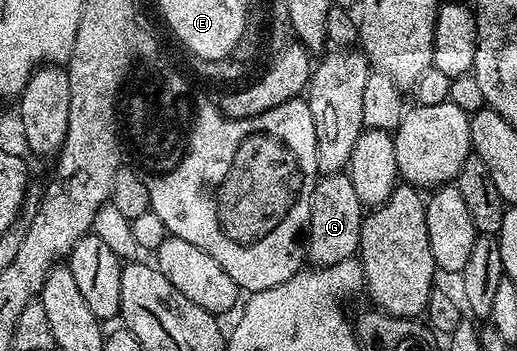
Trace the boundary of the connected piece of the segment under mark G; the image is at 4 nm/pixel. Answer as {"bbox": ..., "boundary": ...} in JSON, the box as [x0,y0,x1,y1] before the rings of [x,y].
{"bbox":[306,171,362,268],"boundary":[[[339,171],[321,175],[312,192],[310,222],[306,229],[307,259],[317,268],[329,268],[334,262],[356,256],[360,247],[361,219],[362,205],[354,191],[354,182],[350,182],[347,174]]]}

